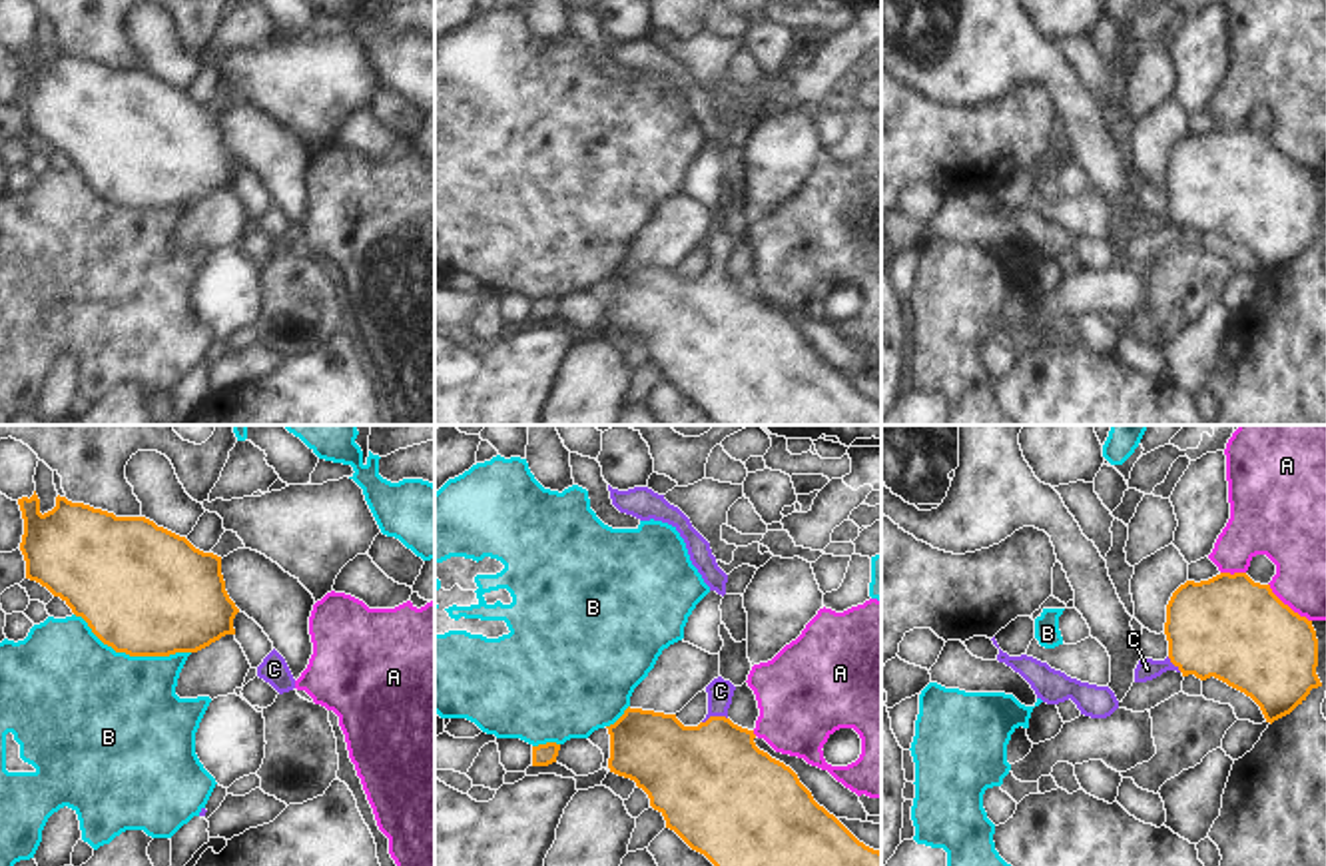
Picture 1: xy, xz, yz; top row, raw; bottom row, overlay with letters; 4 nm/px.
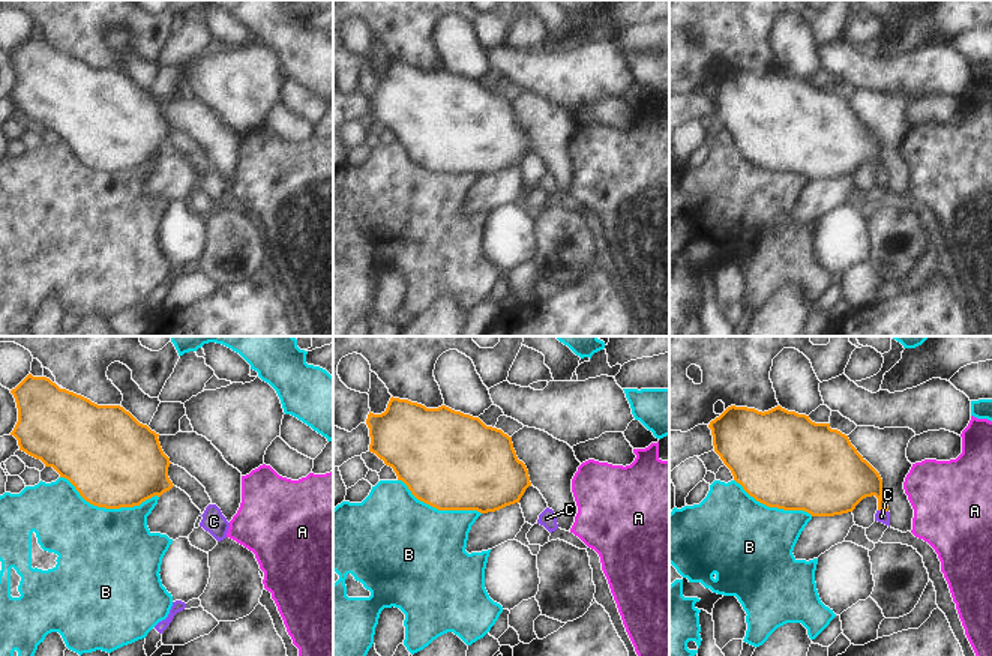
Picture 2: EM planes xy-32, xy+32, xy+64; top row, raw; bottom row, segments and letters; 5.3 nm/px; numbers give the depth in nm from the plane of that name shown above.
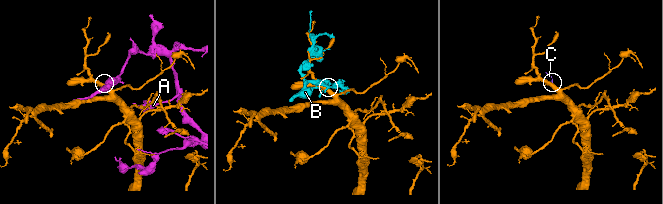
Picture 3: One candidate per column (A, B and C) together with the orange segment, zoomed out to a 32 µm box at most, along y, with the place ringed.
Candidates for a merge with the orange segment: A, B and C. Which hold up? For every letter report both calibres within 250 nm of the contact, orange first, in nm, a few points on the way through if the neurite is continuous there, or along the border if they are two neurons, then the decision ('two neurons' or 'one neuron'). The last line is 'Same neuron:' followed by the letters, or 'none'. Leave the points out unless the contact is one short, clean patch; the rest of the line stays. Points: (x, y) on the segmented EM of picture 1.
A: calibres 420 and 240 nm; two neurons
B: calibres 500 and 500 nm; two neurons
C: calibres 440 and 100 nm; way xz (710, 779), (714, 717), (720, 691); one neuron
Same neuron: C

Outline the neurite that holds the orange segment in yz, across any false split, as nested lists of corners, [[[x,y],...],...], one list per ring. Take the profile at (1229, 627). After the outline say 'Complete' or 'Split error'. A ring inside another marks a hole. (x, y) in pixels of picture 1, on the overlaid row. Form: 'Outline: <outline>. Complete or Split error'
Outline: [[[1246,573],[1180,585],[1166,605],[1164,635],[1168,656],[1143,656],[1135,682],[1166,670],[1200,680],[1214,676],[1250,696],[1270,724],[1322,686],[1312,621]]]. Split error.

